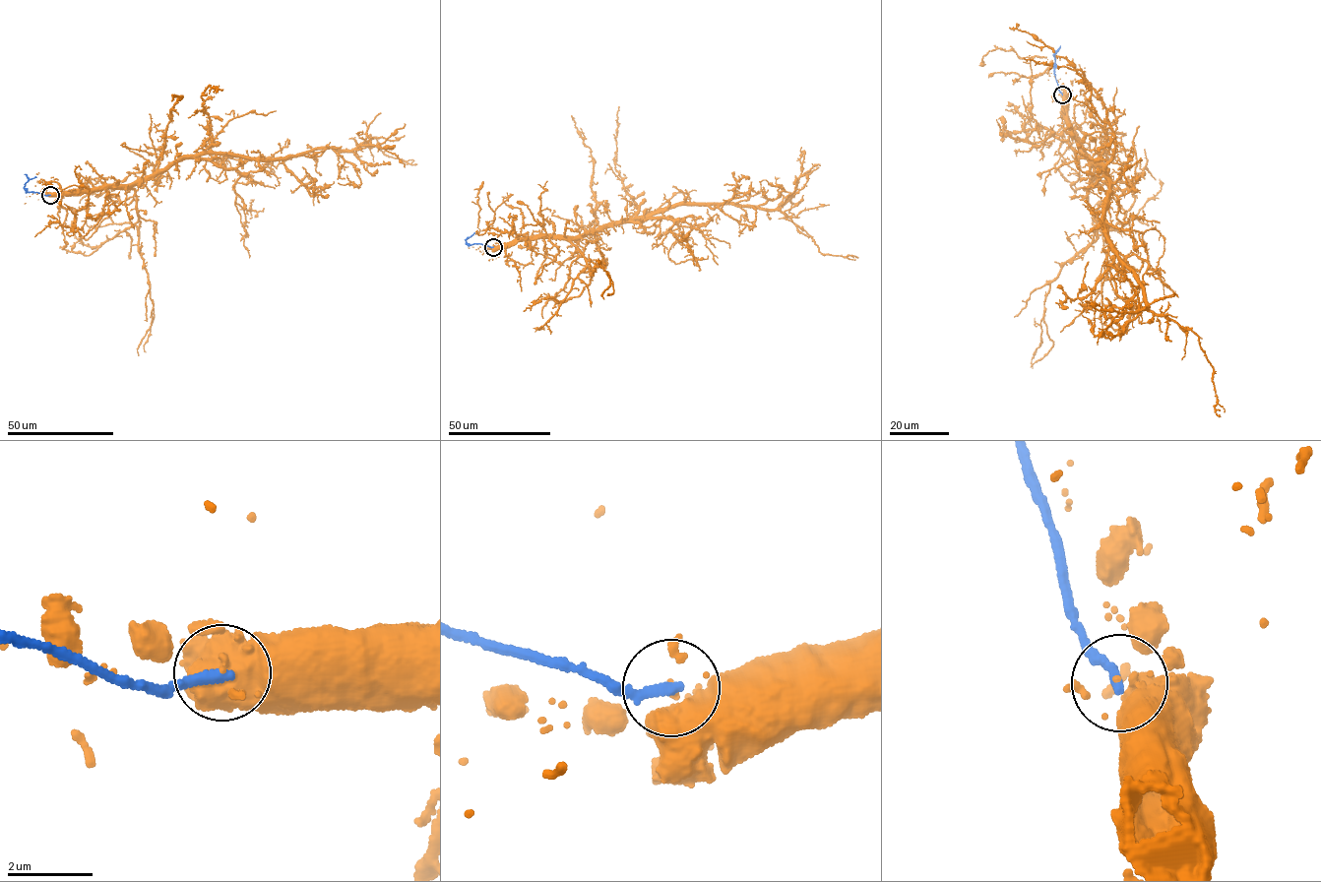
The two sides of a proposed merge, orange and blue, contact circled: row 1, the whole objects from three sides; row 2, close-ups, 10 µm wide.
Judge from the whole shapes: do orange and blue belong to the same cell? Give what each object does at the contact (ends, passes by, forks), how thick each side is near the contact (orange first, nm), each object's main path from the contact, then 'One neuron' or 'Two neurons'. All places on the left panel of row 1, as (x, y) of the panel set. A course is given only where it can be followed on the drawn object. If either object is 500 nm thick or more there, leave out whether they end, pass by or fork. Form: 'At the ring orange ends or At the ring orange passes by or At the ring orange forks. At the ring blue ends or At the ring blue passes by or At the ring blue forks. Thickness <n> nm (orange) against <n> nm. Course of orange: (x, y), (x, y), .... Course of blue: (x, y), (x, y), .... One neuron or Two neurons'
At the ring orange ends. At the ring blue ends. Thickness 360 nm (orange) against 240 nm. Course of orange: (49, 194), (134, 183), (190, 156), (267, 159), (316, 150), (354, 150), (372, 137), (384, 154), (416, 163). Course of blue: (49, 194), (24, 188), (25, 183), (36, 177). Two neurons

